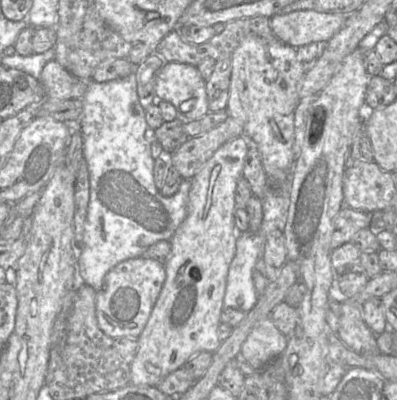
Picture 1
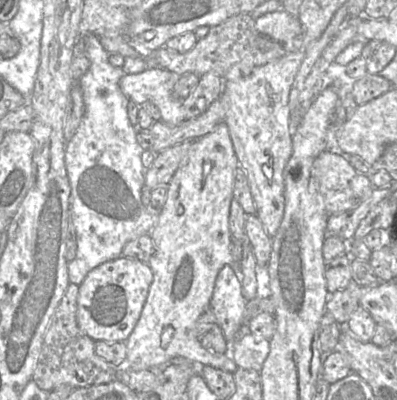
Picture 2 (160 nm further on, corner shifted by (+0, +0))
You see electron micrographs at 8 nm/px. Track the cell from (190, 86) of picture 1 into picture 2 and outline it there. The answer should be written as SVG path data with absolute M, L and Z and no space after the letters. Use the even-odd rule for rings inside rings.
M159 66L145 71L124 75L120 82L121 91L138 104L153 103L160 111L162 122L177 125L185 121L182 102L173 97L173 88L180 75Z

